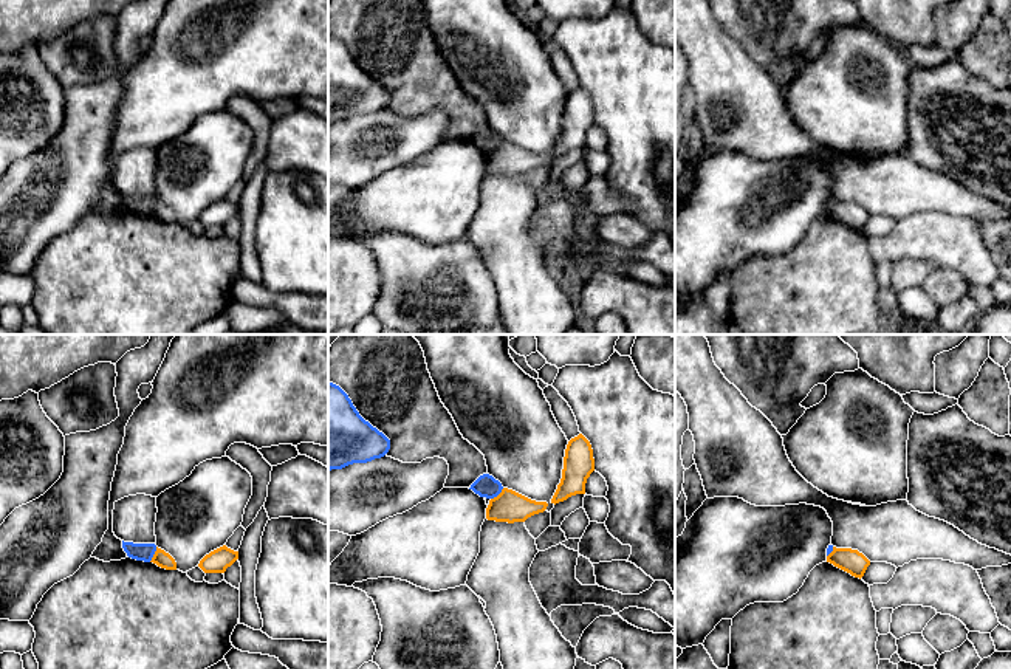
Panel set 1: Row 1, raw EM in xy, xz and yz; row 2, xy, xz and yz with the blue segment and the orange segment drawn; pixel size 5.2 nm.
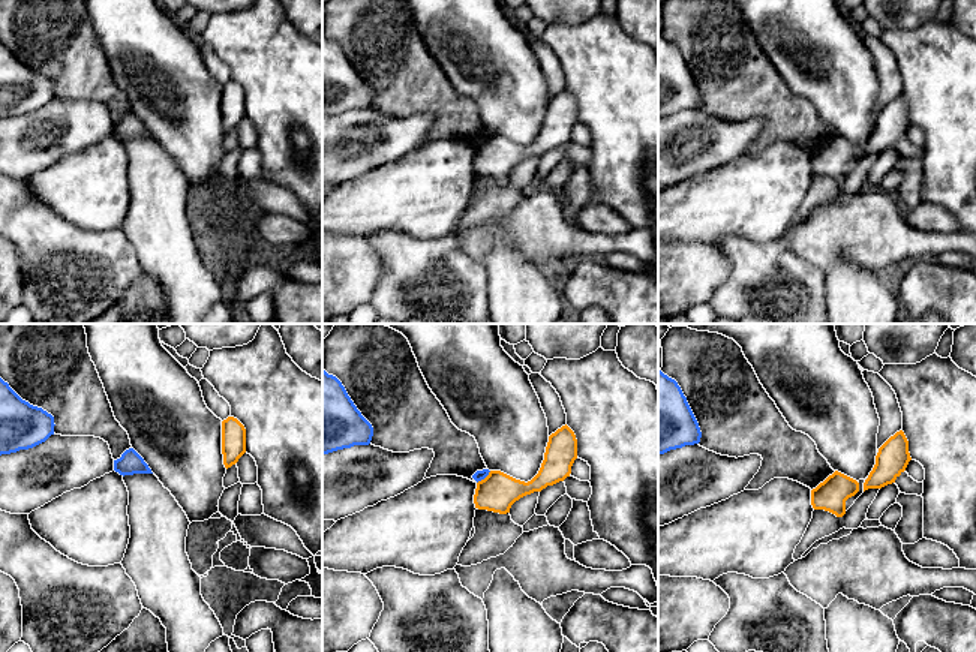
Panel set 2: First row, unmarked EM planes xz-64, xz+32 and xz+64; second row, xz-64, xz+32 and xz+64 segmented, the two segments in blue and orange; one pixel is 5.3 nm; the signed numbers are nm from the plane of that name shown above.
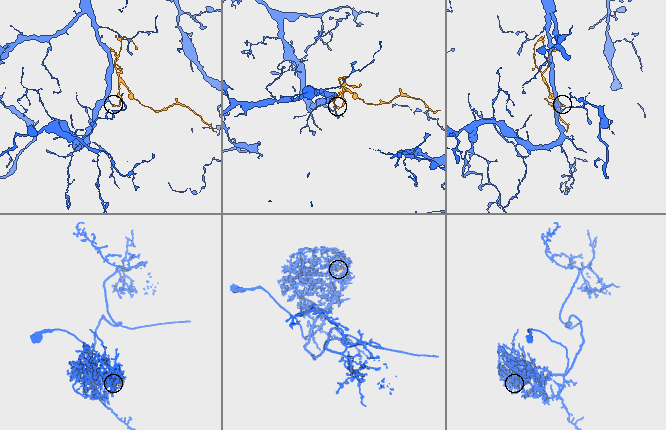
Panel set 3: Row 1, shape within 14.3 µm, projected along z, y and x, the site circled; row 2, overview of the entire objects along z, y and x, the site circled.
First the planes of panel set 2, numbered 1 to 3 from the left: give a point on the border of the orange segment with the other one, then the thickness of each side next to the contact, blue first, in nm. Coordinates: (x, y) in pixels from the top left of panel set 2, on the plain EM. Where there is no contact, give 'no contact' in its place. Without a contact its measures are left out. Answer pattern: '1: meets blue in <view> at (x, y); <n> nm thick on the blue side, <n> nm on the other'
1: no contact
2: meets blue in xz+32 at (483, 143); 60 nm thick on the blue side, 200 nm on the other
3: no contact

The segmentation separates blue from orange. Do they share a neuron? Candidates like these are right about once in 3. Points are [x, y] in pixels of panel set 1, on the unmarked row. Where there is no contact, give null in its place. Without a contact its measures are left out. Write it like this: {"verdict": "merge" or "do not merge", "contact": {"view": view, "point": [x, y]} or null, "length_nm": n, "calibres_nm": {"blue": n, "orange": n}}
{"verdict": "do not merge", "contact": {"view": "xy", "point": [154, 206]}, "length_nm": 90, "calibres_nm": {"blue": 100, "orange": 90}}

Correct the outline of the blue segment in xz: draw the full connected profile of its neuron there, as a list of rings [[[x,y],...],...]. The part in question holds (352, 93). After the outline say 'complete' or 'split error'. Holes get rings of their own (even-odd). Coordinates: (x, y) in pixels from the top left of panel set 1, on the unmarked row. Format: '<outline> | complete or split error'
[[[328,34],[328,124],[384,110],[390,93],[365,74],[348,48]]] | complete

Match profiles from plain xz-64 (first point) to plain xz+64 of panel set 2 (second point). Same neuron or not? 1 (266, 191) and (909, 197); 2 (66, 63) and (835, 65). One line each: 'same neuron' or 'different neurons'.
1: same neuron
2: different neurons

